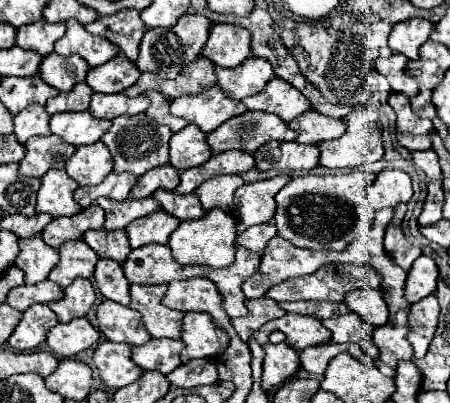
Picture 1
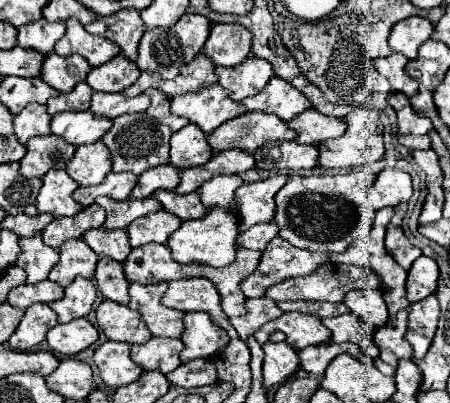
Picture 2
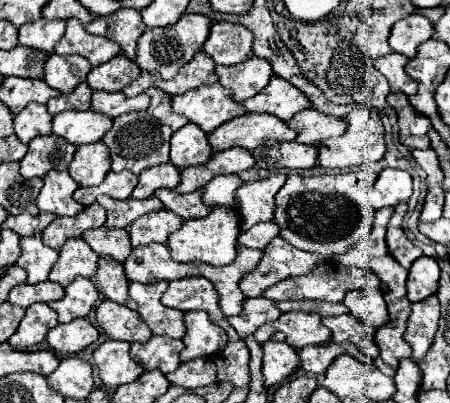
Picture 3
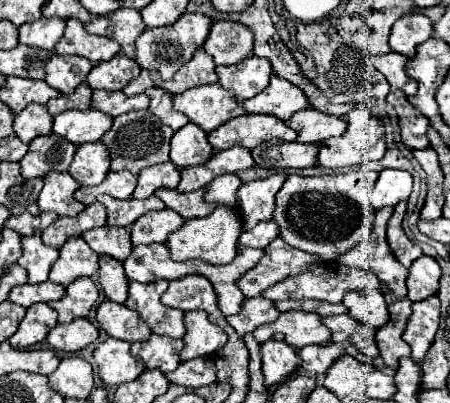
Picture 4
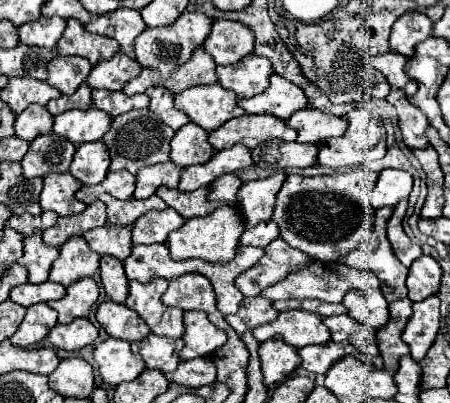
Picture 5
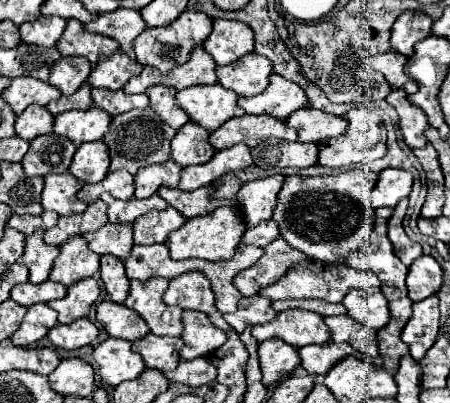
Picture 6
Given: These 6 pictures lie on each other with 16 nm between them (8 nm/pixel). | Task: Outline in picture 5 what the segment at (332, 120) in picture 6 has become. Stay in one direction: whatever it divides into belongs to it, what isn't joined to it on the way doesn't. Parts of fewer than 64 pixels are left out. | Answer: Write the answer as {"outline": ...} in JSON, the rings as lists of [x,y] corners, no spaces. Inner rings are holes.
{"outline":[[[302,108],[294,112],[286,124],[298,132],[298,142],[320,144],[326,138],[340,136],[346,132],[346,120],[320,112],[316,108]]]}

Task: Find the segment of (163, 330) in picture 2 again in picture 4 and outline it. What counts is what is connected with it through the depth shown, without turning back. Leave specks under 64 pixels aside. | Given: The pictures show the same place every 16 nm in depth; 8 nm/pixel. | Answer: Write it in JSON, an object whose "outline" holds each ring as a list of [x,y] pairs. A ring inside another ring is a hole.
{"outline":[[[154,280],[148,284],[130,282],[130,294],[124,304],[140,314],[140,318],[150,326],[152,334],[182,338],[184,312],[178,308],[168,308],[160,302],[160,296],[166,292],[166,288],[168,288],[166,280]]]}

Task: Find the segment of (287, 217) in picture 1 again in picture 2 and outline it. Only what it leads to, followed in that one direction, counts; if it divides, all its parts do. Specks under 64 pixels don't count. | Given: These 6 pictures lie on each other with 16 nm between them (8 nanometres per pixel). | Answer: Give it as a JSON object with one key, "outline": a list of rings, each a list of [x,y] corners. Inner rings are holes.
{"outline":[[[358,168],[350,174],[338,174],[338,176],[290,176],[288,182],[280,188],[276,194],[276,214],[274,222],[280,228],[280,236],[288,240],[292,246],[310,250],[310,252],[344,252],[352,242],[366,236],[372,230],[374,224],[374,210],[368,200],[368,192],[372,184],[376,182],[376,174],[370,168]]]}

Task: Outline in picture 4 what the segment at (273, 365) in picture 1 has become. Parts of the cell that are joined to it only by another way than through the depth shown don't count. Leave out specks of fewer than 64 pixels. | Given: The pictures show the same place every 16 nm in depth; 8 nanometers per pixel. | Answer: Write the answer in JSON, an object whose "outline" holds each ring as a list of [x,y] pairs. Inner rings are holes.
{"outline":[[[266,340],[260,346],[260,354],[262,354],[264,386],[284,382],[300,366],[298,350],[294,350],[290,344],[280,342],[280,340]]]}

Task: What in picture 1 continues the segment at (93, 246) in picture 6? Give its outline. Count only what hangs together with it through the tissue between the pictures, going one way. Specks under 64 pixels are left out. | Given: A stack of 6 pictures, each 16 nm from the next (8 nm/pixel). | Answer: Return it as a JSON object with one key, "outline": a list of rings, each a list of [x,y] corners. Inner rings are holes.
{"outline":[[[88,230],[84,234],[84,242],[102,258],[112,258],[116,262],[124,262],[126,256],[130,254],[130,244],[128,244],[128,234],[126,230]]]}

